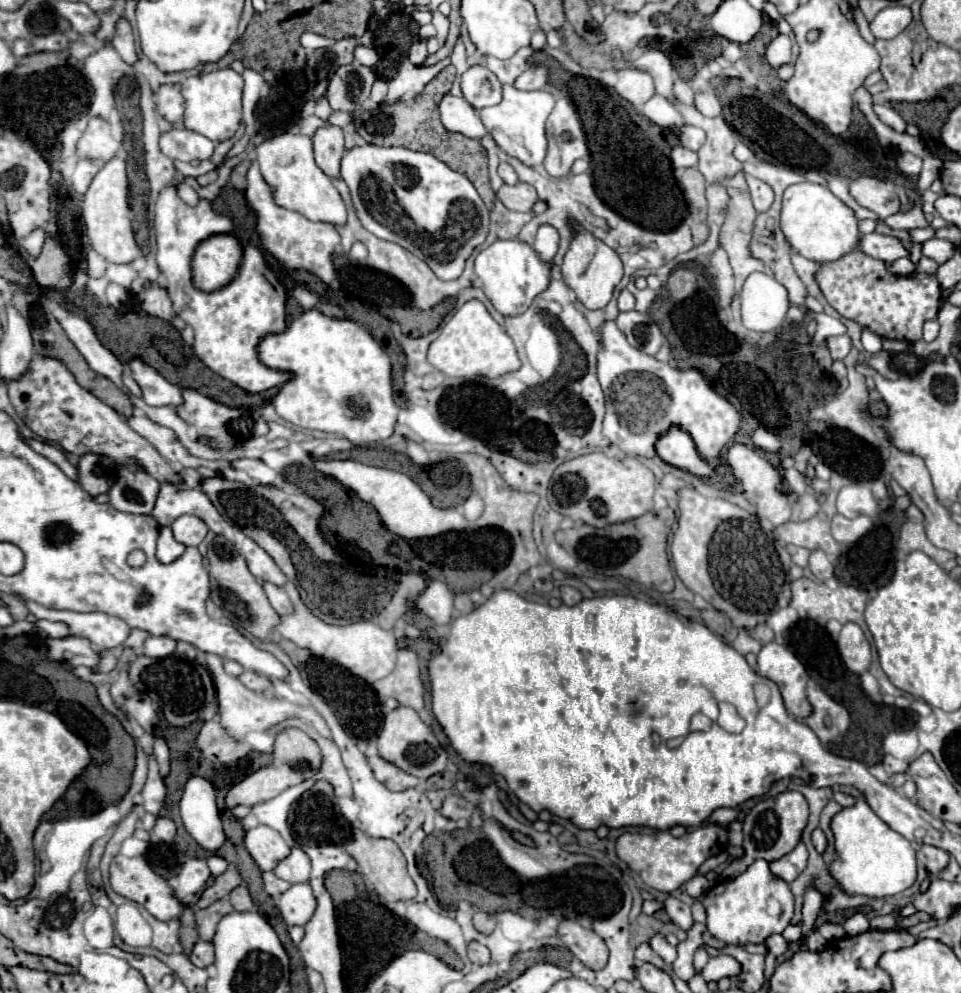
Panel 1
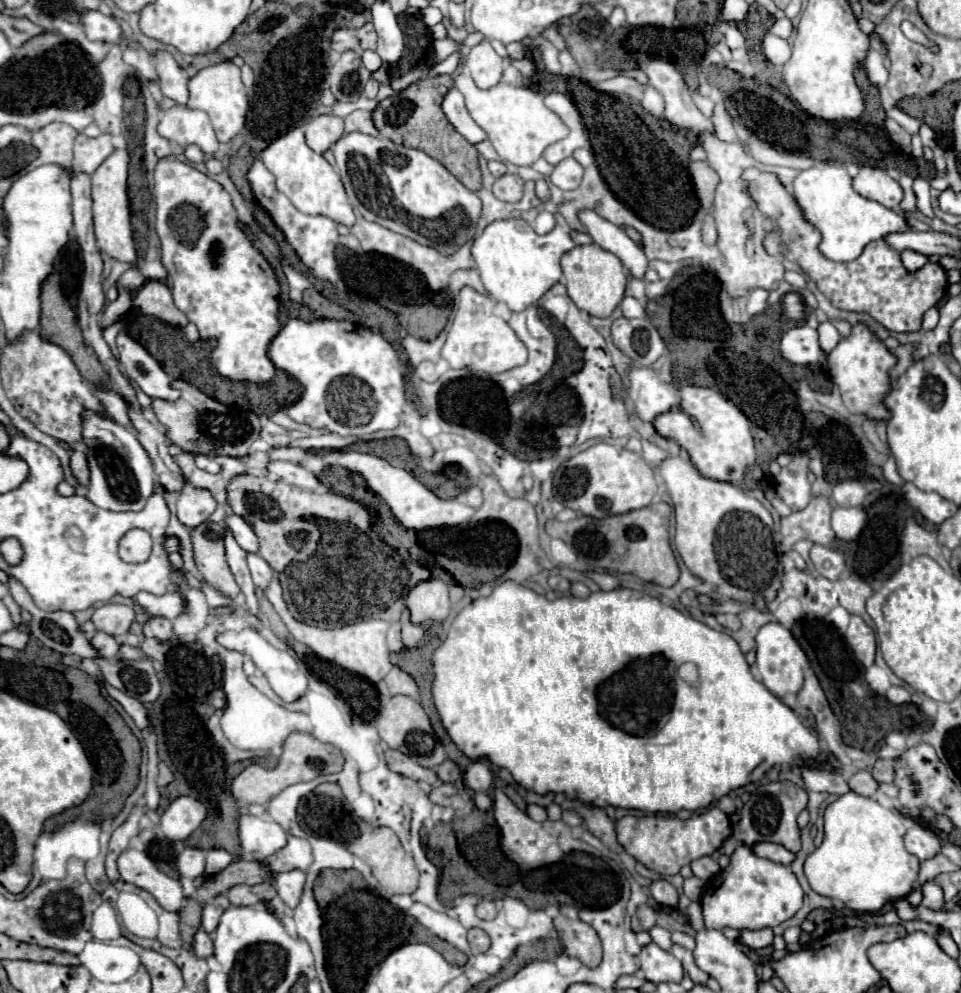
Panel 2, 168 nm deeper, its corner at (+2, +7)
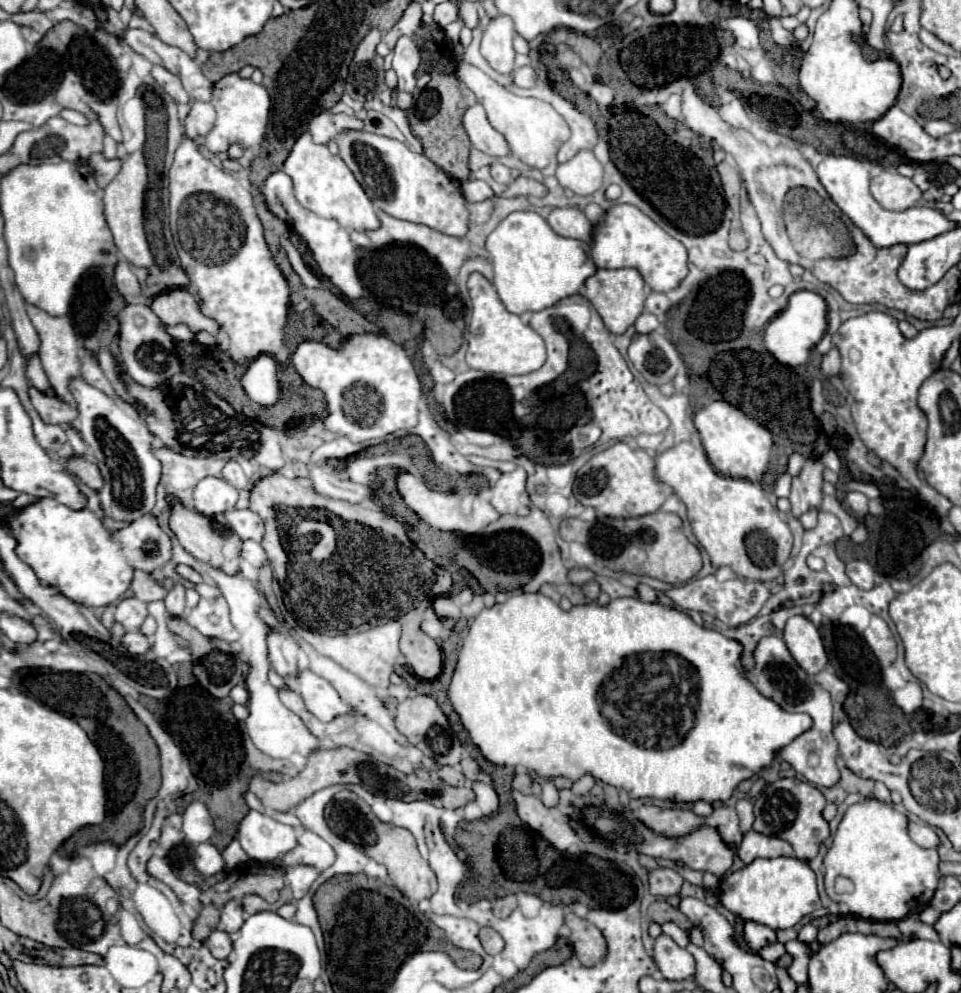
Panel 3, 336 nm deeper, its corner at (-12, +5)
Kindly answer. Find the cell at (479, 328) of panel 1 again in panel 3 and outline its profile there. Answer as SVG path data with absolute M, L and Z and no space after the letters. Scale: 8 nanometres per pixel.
M470 273L468 291L474 305L472 321L468 325L468 353L466 363L472 369L502 375L526 375L540 369L546 361L544 339L522 319L506 311L504 303L498 299L494 285L480 273Z

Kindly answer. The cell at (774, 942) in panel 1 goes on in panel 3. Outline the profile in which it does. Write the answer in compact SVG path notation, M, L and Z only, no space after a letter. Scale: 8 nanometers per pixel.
M754 921L744 923L744 935L742 937L744 937L744 943L754 951L776 941L776 933L770 927L764 927L764 925L754 923Z

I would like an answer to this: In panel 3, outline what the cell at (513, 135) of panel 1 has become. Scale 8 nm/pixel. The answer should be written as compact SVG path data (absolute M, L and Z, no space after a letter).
M468 63L458 65L456 77L476 95L478 103L486 109L492 127L506 137L512 153L522 163L536 167L536 169L544 169L552 159L556 159L560 145L570 139L570 127L566 125L564 117L550 103L534 99L534 97L514 95L514 93L506 91L506 87L502 87L500 83L490 79L484 71L480 71L478 67L468 65Z

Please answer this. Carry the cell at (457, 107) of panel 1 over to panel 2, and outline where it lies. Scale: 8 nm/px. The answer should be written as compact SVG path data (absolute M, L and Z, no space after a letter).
M456 87L446 93L446 97L442 101L442 111L444 111L446 119L456 127L456 131L460 135L464 135L470 143L476 145L488 137L484 133L484 129L480 129L480 125L476 125L476 121L470 117L466 103L464 103L464 95Z

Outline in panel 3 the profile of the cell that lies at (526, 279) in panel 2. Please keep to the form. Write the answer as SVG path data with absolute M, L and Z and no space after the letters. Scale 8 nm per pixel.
M536 211L508 215L488 235L486 249L494 265L492 283L506 309L516 315L522 315L524 311L542 311L560 299L576 295L584 281L596 273L586 243L554 233Z

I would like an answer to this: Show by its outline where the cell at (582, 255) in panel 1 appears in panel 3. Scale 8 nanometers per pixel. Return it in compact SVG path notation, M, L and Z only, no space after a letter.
M598 269L596 275L586 279L586 293L584 297L594 305L598 315L602 317L606 329L610 333L622 335L628 327L634 325L634 321L640 317L644 311L644 301L646 301L646 289L644 289L644 279L638 275L634 269Z

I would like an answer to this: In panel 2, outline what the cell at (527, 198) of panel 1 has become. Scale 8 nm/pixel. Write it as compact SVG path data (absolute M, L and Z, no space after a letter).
M504 175L494 183L494 195L502 201L516 203L522 199L522 193L524 193L524 181L518 175Z

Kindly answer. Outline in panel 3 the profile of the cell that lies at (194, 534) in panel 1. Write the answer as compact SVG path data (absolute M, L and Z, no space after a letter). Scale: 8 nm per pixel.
M206 477L194 489L194 507L204 515L226 513L234 509L238 491L220 477Z

